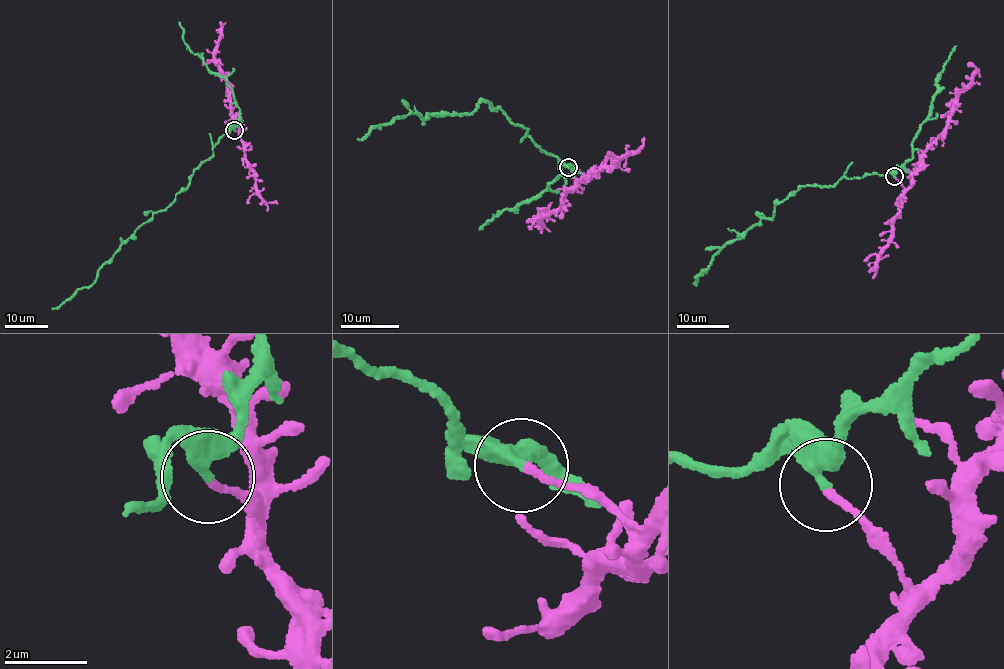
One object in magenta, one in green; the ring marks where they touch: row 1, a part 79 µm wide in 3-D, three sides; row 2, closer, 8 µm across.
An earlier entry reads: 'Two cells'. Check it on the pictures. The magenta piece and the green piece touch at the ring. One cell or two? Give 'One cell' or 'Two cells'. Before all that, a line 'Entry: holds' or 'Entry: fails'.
Entry: holds
Two cells

